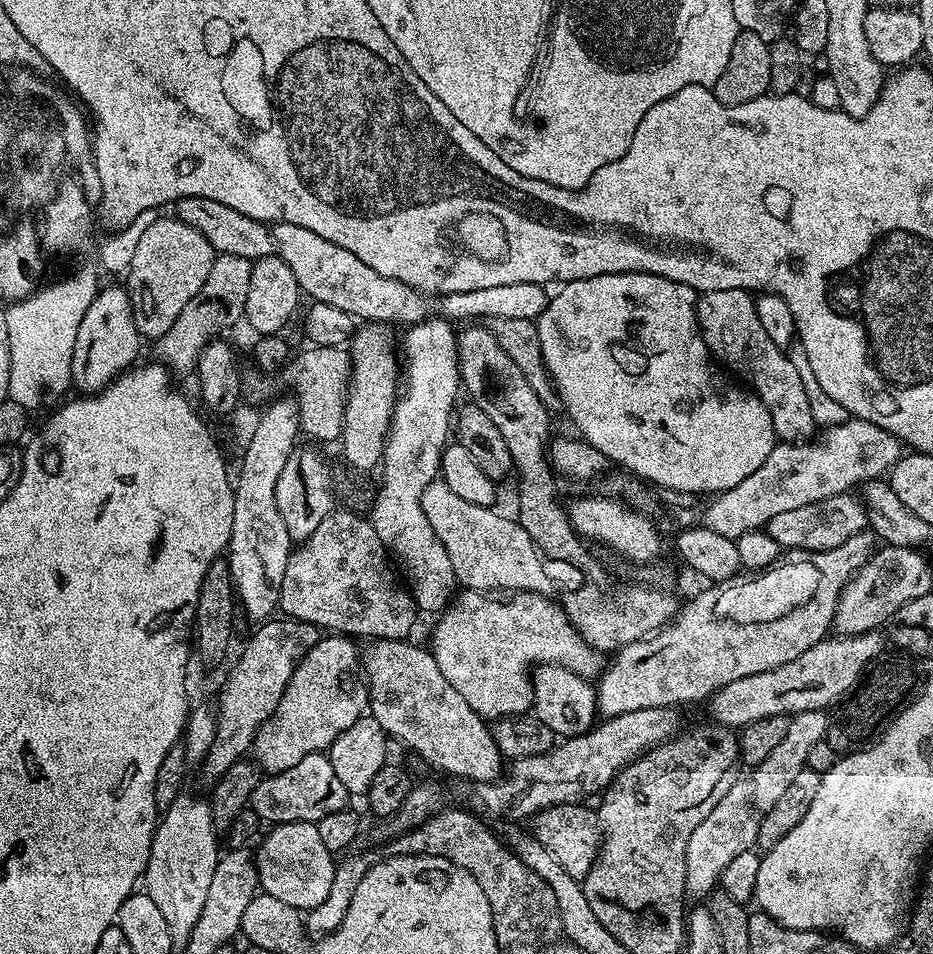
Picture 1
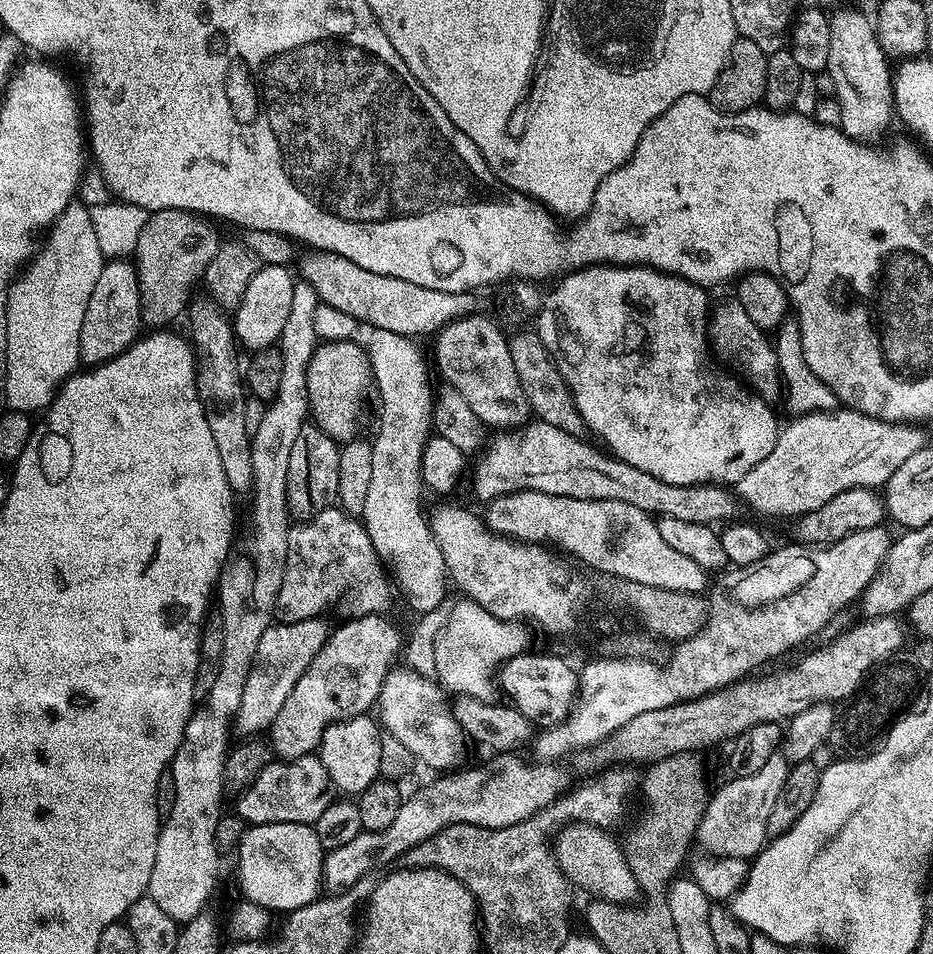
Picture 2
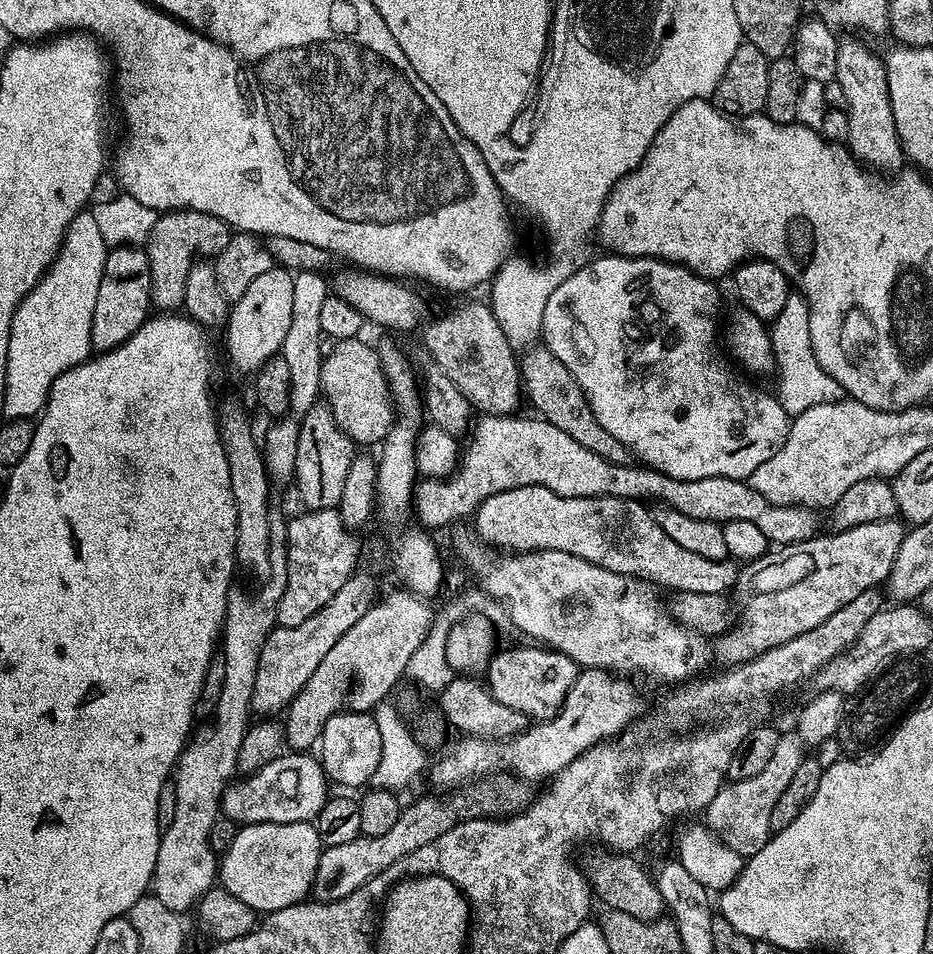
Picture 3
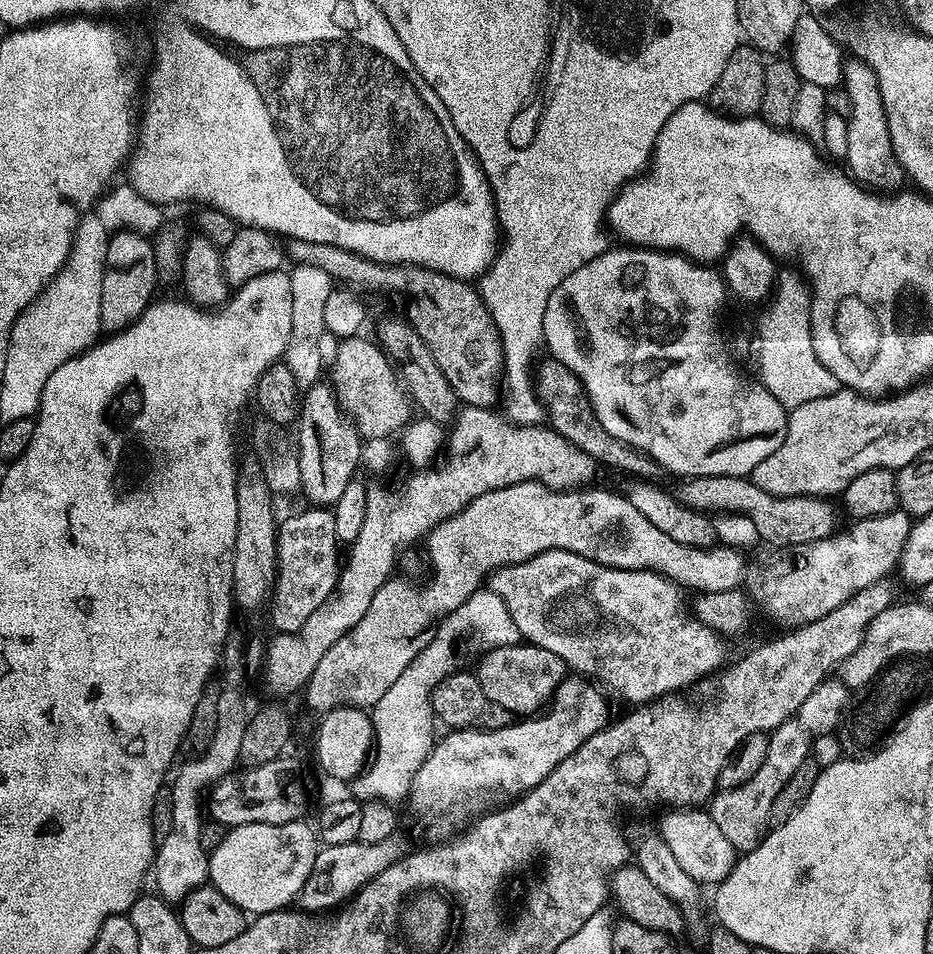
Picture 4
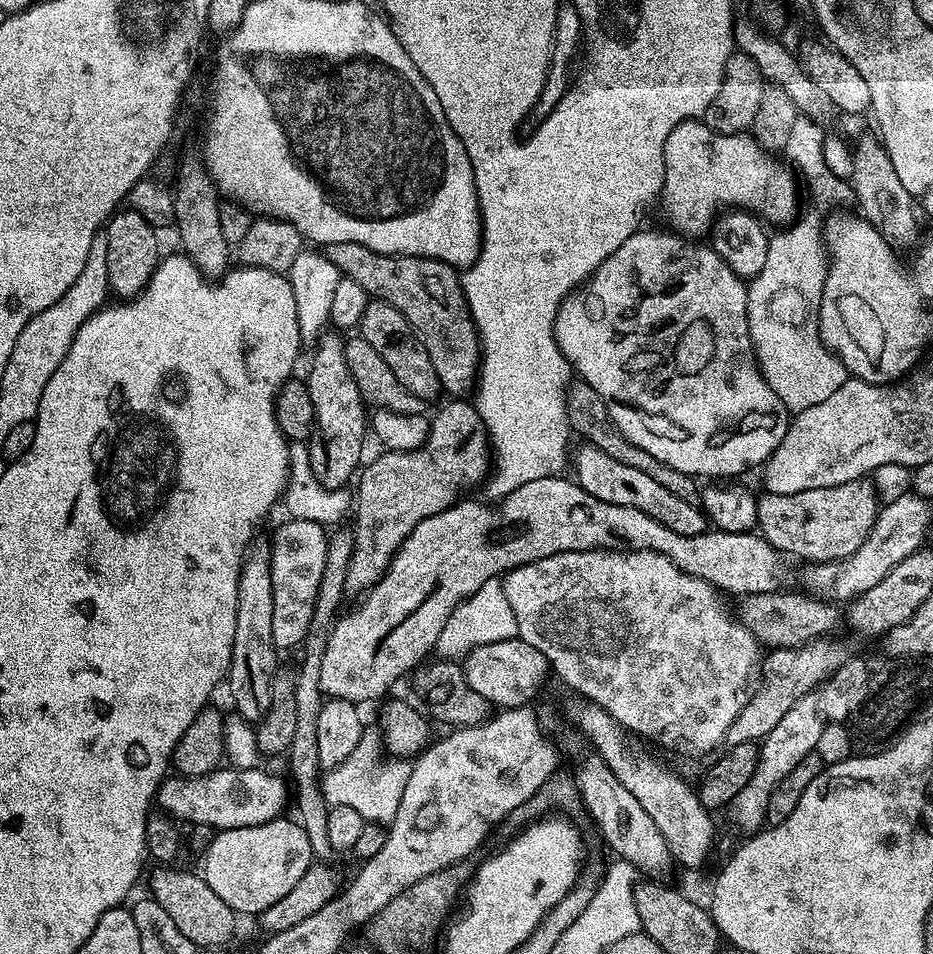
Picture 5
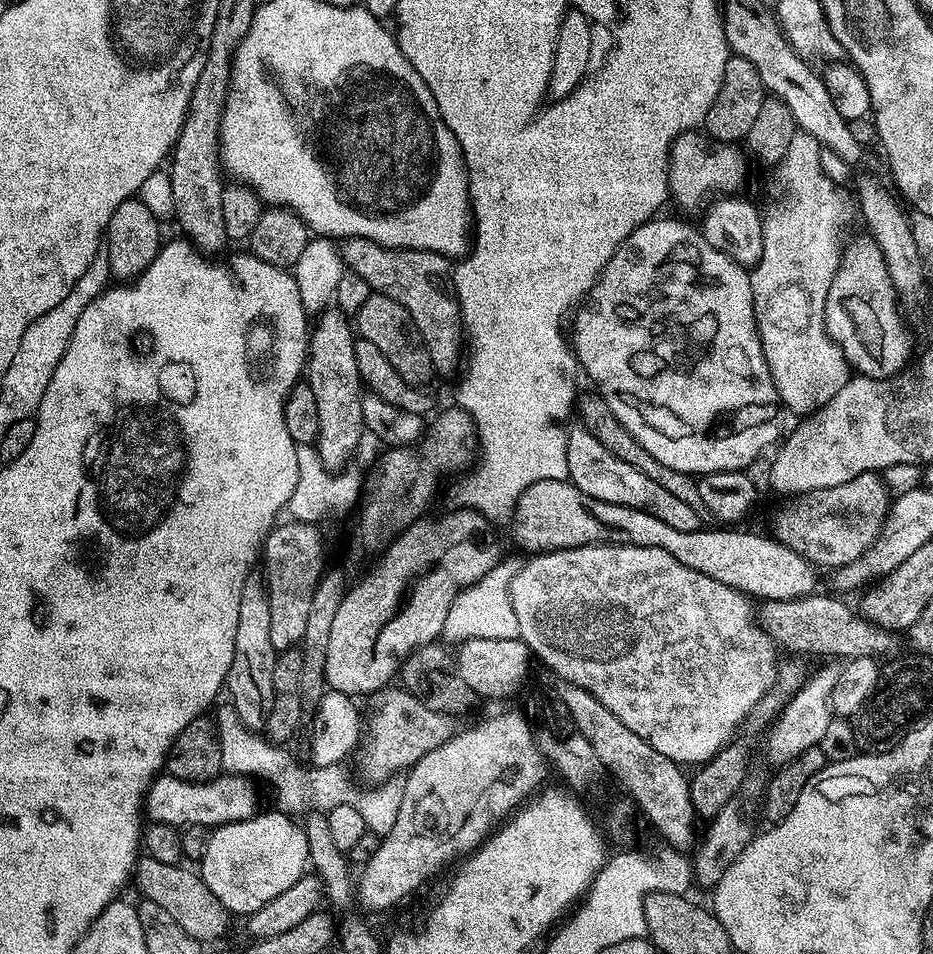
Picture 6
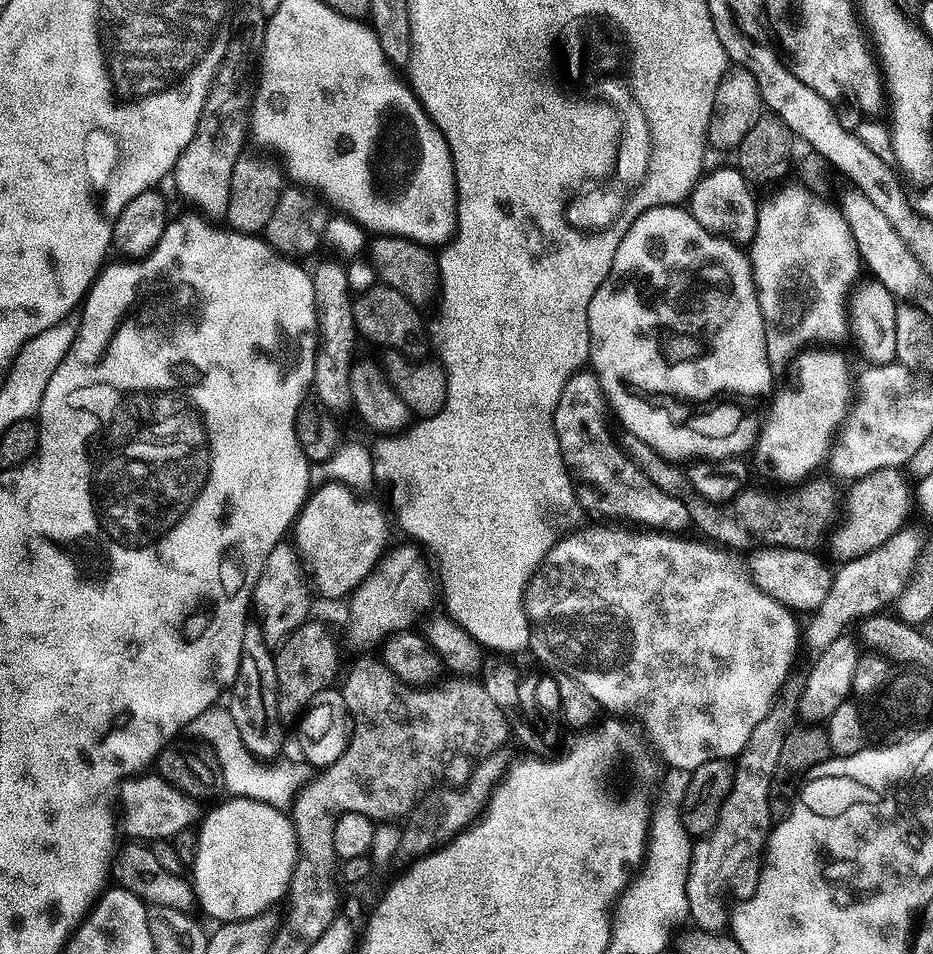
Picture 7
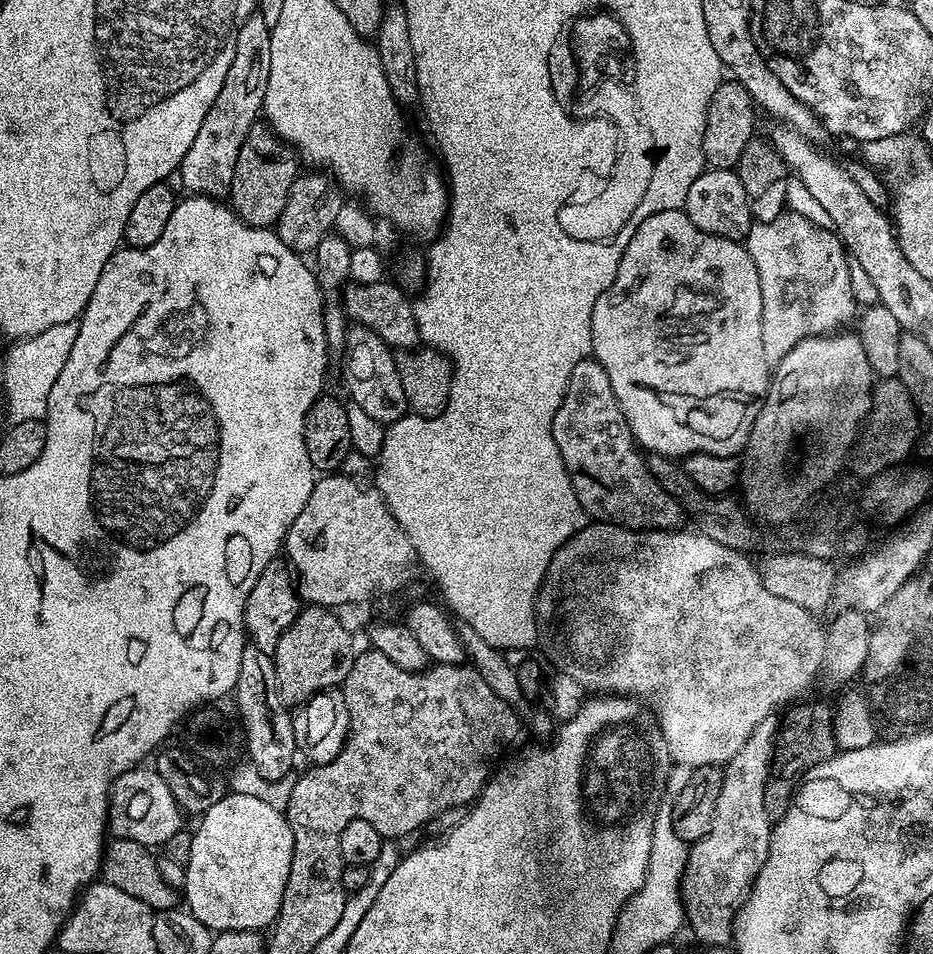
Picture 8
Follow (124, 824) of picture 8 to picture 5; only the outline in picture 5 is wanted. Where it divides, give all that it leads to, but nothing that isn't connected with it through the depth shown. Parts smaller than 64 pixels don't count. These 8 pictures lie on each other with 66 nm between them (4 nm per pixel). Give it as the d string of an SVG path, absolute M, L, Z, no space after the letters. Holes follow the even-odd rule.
M221 766L215 772L192 779L165 779L160 785L154 800L159 811L177 822L191 821L192 824L205 824L217 830L246 826L258 826L277 819L284 807L290 804L290 788L284 785L280 776L263 772L263 767L250 769ZM289 792L289 800L288 800Z

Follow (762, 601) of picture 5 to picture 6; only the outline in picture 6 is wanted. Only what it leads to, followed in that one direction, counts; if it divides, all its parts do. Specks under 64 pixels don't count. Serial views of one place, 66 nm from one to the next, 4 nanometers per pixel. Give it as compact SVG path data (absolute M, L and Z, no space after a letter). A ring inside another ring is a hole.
M822 592L802 599L769 601L765 608L762 612L765 631L781 649L790 650L789 653L840 660L868 657L877 661L897 659L901 655L901 637L897 633L869 621L863 615L856 616L846 603Z

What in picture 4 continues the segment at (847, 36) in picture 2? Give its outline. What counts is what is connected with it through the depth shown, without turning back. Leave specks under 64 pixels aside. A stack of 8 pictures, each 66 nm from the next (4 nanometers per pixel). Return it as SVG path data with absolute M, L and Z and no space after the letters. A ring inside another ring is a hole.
M853 59L847 63L843 70L844 81L843 89L848 90L848 104L852 107L852 117L848 120L848 133L844 136L844 156L848 159L848 168L851 179L865 189L871 190L873 193L892 192L888 194L896 194L901 191L899 189L906 184L904 175L904 167L898 162L898 158L892 149L890 142L890 128L886 126L886 112L882 106L882 96L876 85L876 76L863 64L862 61Z

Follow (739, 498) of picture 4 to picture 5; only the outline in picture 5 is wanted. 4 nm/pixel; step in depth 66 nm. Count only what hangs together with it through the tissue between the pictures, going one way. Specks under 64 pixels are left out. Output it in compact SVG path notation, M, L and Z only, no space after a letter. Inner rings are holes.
M871 479L851 480L838 486L822 486L814 490L802 490L798 494L774 494L765 491L756 501L756 528L770 547L785 557L797 556L805 562L817 564L844 559L854 554L866 542L875 524L877 512L882 504L877 497Z

